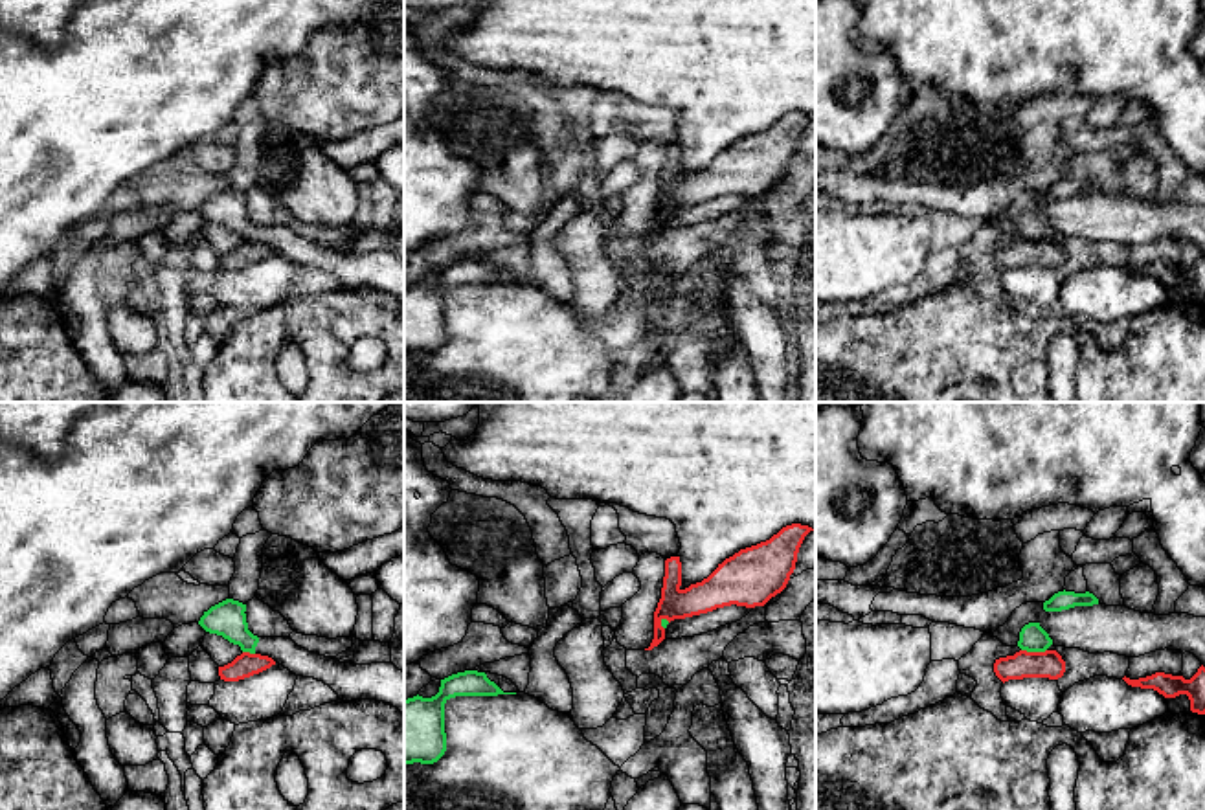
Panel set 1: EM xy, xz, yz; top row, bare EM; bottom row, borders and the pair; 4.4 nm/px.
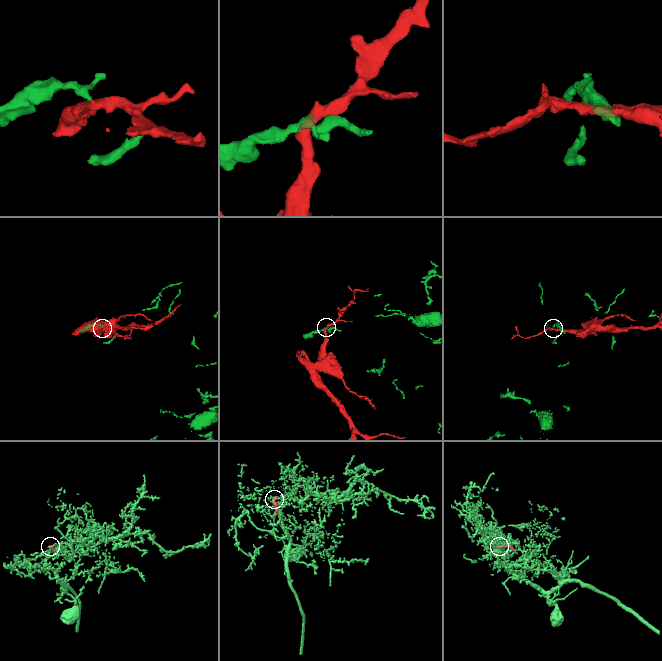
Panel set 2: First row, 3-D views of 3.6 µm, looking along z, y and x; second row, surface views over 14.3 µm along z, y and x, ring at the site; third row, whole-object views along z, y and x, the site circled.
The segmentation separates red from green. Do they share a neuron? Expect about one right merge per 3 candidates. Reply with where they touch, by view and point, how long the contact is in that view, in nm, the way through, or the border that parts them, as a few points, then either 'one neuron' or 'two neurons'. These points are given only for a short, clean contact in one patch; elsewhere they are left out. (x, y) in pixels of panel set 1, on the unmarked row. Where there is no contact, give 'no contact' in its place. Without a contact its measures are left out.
yz (1035, 241) | 110 nm | along yz (1022, 237), (1046, 239) | two neurons

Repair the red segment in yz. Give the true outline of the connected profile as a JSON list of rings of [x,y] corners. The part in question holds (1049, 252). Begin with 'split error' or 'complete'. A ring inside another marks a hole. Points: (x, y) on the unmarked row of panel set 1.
complete; [[[1019,239],[1014,244],[996,248],[994,261],[1003,272],[1008,268],[1023,266],[1058,268],[1065,261],[1065,250],[1056,239],[1045,241]]]

